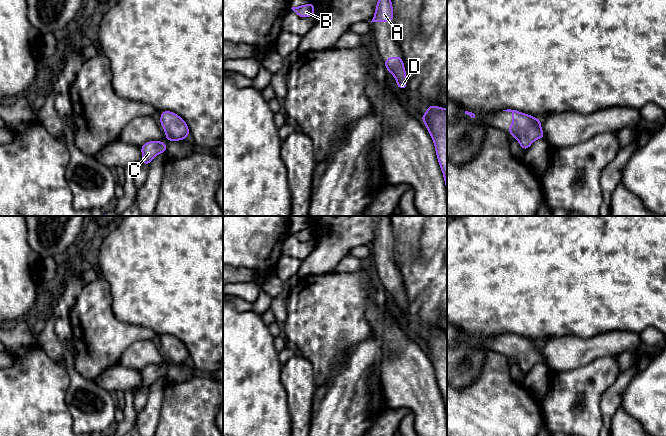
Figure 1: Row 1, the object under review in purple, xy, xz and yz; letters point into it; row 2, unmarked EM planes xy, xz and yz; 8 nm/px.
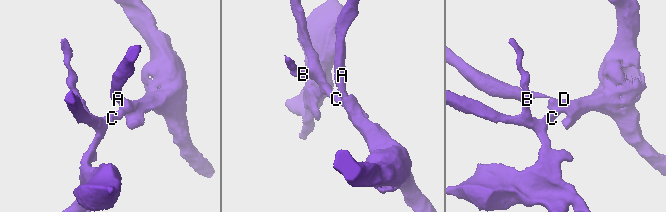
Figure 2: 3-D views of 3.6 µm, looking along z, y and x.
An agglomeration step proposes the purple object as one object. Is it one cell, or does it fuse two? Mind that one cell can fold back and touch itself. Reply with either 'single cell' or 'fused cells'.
single cell

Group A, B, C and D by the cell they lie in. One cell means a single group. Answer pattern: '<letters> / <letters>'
A B C D

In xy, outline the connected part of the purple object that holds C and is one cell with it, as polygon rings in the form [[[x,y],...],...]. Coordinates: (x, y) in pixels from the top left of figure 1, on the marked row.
[[[148,141],[140,149],[144,166],[147,166],[158,154],[167,152],[166,144],[161,141]]]

